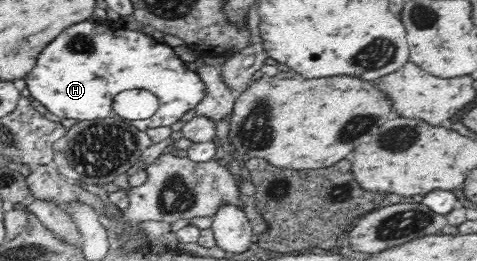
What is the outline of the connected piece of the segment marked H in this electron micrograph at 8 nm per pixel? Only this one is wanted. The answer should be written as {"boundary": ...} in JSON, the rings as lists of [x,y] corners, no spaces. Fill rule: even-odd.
{"boundary":[[[84,20],[70,25],[66,31],[59,33],[38,54],[35,66],[25,75],[25,83],[30,98],[39,101],[50,113],[61,117],[61,119],[76,119],[84,121],[91,119],[106,119],[118,116],[112,107],[112,99],[128,89],[145,89],[156,95],[159,107],[156,113],[148,119],[132,120],[140,130],[151,127],[169,126],[178,121],[186,111],[194,109],[198,102],[204,97],[205,85],[194,67],[184,63],[169,46],[156,43],[152,36],[146,37],[139,31],[130,30],[124,35],[124,41],[120,39],[114,49],[102,49],[102,47],[114,47],[114,39],[102,33],[102,25],[96,25],[94,21]]]}

